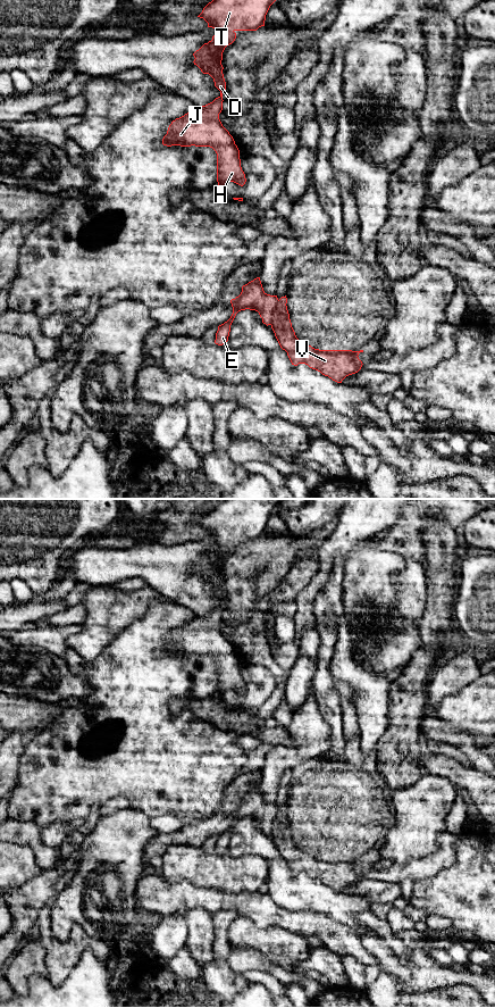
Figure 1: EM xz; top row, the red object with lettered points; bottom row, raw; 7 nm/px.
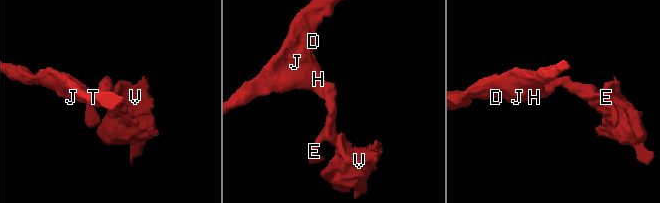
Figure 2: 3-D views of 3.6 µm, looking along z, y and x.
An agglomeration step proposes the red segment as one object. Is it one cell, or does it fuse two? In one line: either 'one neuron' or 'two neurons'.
two neurons

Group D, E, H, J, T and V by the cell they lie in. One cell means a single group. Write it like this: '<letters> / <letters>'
D E H J T / V

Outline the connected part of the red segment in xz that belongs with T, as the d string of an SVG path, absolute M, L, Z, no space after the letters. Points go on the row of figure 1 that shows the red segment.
M212 0L198 16L208 23L208 27L219 31L212 40L204 43L194 56L196 65L203 74L209 74L215 82L215 86L220 91L220 95L205 106L194 106L194 108L184 116L176 118L168 127L167 134L162 139L162 144L167 147L210 147L217 153L217 182L219 190L227 193L227 184L234 182L243 186L246 182L245 174L241 167L240 150L235 144L233 136L223 126L219 114L223 110L223 93L226 90L226 82L223 74L223 52L225 48L232 44L236 39L236 31L257 31L265 26L266 15L270 6L276 0Z

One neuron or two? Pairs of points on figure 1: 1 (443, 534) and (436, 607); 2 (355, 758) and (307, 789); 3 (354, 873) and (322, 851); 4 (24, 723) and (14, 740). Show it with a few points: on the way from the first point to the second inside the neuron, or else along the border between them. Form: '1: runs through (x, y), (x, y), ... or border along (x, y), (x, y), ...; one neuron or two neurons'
1: runs through (450, 552), (450, 560), (441, 572), (441, 589); one neuron
2: runs through (344, 771), (327, 789), (319, 789); one neuron
3: runs through (346, 872), (330, 857); one neuron
4: border along (11, 731), (24, 731), (26, 733); two neurons

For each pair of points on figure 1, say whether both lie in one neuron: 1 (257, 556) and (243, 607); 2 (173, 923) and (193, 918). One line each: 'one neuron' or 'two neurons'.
1: one neuron
2: two neurons

